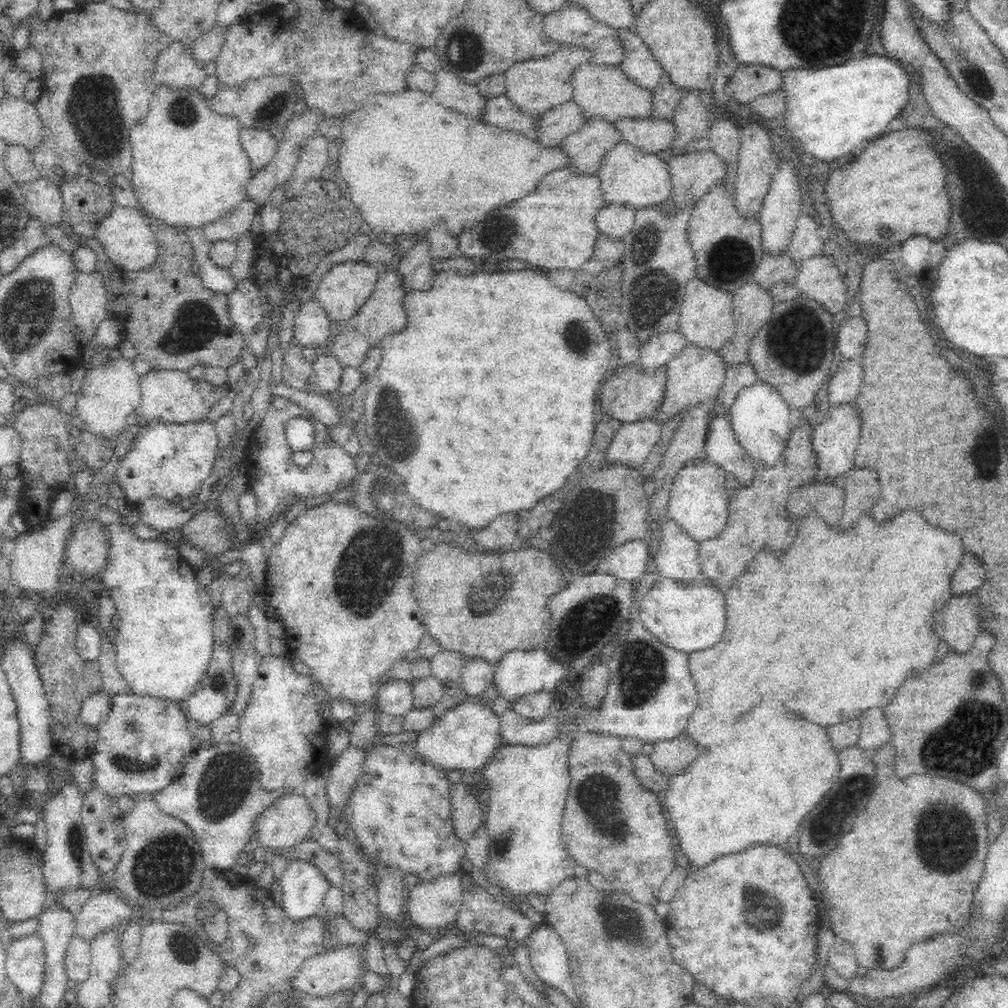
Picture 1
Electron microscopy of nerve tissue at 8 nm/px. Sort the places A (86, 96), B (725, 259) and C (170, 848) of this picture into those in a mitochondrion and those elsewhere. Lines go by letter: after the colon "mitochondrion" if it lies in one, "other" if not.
A: mitochondrion
B: mitochondrion
C: mitochondrion

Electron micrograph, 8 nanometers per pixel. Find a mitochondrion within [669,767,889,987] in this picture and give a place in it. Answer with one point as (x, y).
(767, 913)

